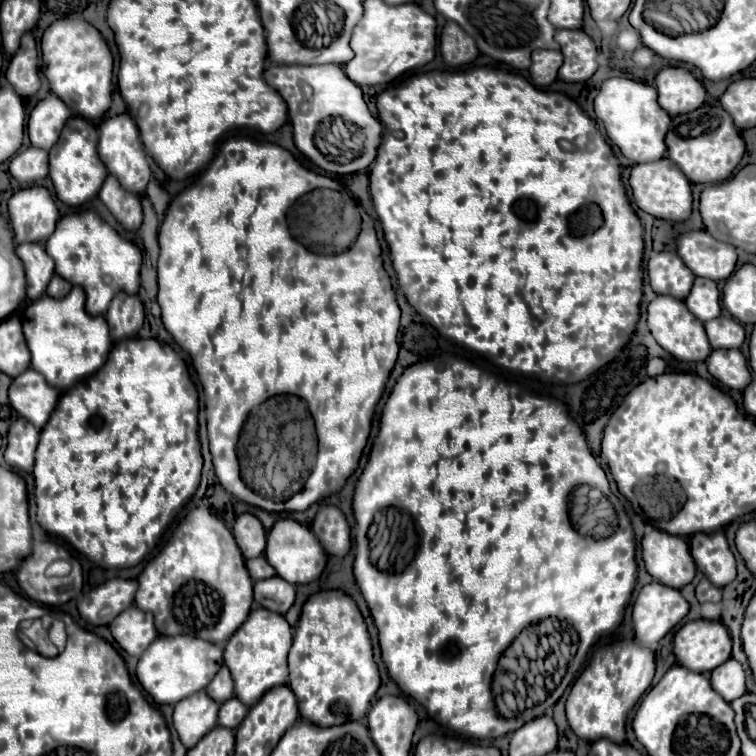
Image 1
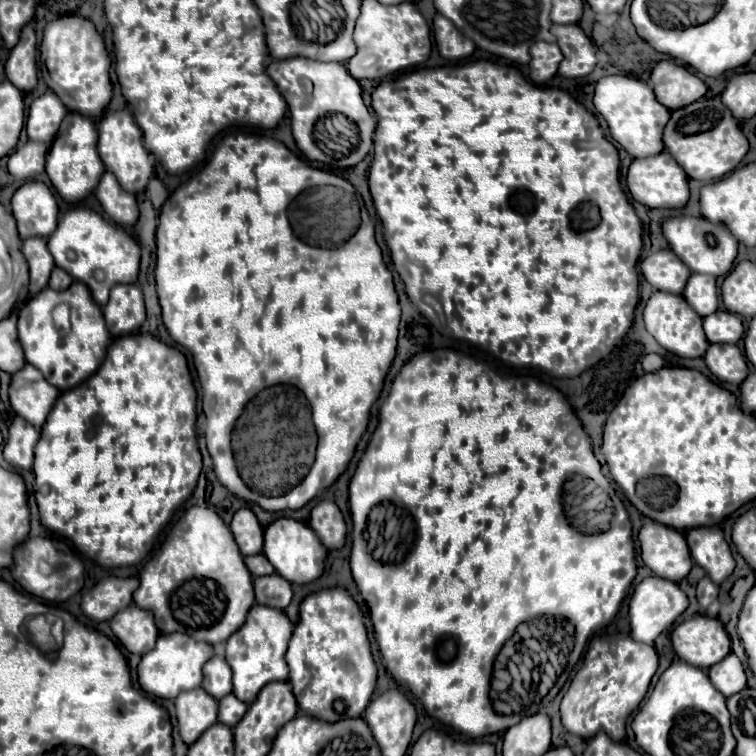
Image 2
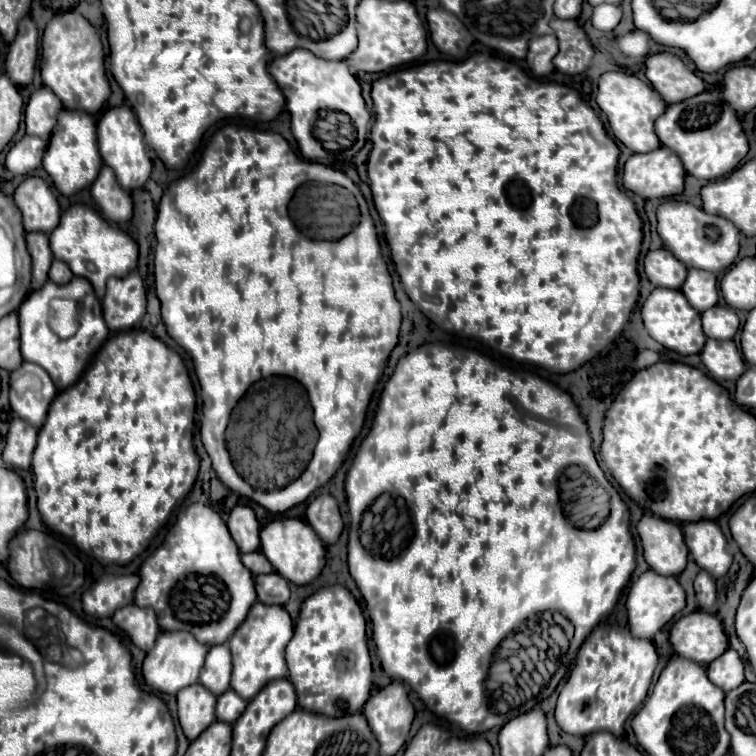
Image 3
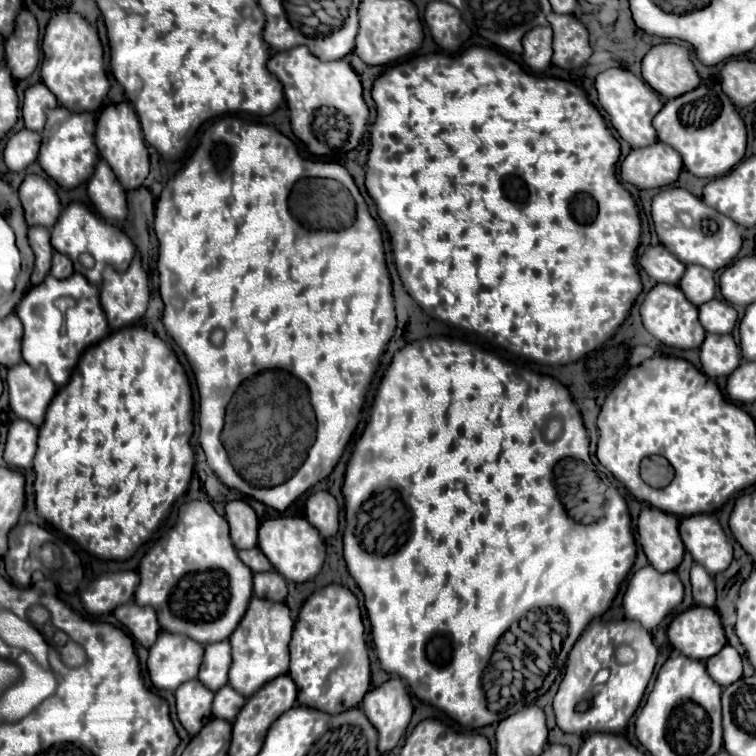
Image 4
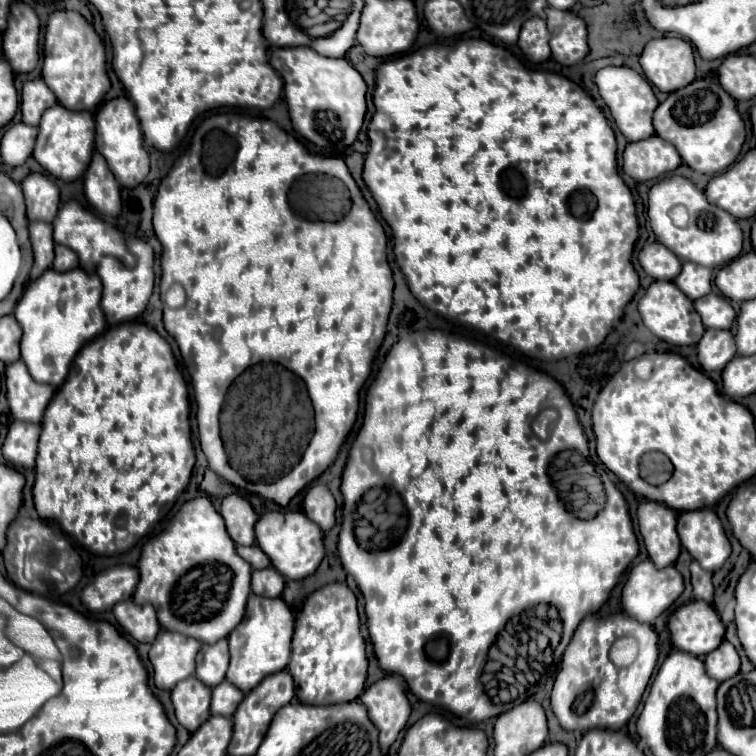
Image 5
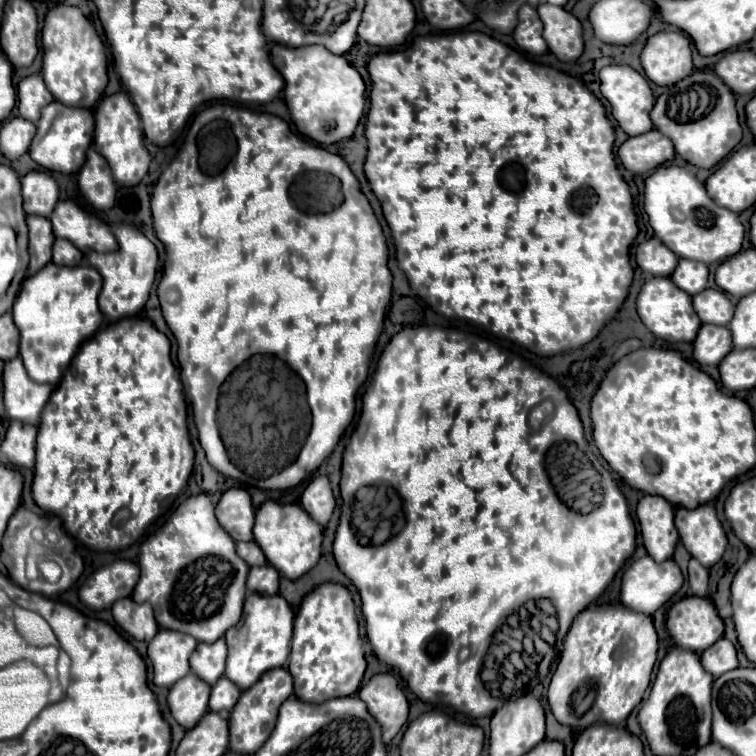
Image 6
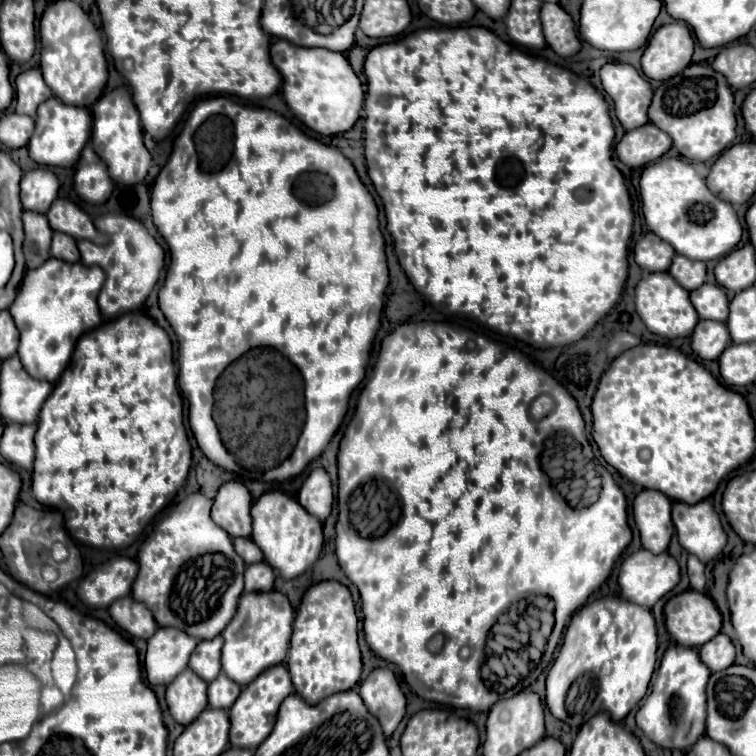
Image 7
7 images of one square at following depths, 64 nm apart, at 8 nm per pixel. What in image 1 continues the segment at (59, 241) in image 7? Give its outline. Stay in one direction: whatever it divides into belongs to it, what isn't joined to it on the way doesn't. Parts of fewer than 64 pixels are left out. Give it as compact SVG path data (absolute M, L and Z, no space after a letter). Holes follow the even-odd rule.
M54 276L52 280L50 280L50 284L48 284L48 290L46 290L46 294L48 296L52 296L52 298L64 298L68 292L72 290L72 286L64 280L64 278L60 278L60 276Z

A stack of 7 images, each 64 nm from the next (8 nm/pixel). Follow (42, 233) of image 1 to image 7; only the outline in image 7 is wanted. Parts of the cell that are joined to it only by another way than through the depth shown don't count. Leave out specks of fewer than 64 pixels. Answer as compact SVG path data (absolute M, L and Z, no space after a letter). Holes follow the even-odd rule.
M36 168L22 178L22 206L24 210L46 214L52 202L58 198L58 178L48 168Z

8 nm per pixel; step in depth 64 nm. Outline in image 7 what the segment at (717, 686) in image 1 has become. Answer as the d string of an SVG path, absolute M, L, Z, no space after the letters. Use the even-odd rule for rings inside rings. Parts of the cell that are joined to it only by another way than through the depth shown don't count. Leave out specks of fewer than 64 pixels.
M718 634L716 638L712 638L698 652L700 652L700 660L710 668L710 672L720 672L724 668L730 668L736 656L734 644L724 634Z

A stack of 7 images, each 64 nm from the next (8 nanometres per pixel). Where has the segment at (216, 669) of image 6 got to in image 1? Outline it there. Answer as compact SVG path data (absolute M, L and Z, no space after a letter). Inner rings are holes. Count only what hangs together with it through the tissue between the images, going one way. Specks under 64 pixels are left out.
M222 666L220 672L212 678L212 682L208 684L206 692L218 704L222 704L224 700L230 700L234 696L234 680L232 680L232 674L230 674L230 670L226 666Z

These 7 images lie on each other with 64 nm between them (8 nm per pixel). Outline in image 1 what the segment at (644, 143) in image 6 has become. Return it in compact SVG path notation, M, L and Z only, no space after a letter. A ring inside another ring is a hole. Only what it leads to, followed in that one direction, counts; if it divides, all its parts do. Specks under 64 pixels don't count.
M662 158L648 164L638 164L632 168L630 186L634 194L634 202L640 210L654 218L662 218L668 222L686 222L692 214L692 188L688 178L676 168L670 158Z

